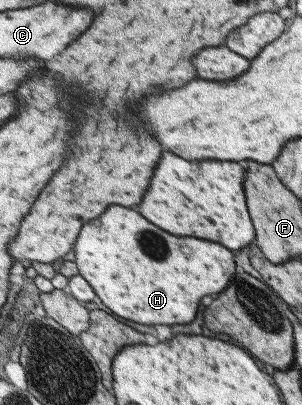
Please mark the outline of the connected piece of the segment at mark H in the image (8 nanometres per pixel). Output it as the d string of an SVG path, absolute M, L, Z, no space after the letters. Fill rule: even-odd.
M112 205L100 219L92 219L84 225L74 253L82 277L92 283L98 297L104 299L116 315L142 325L192 323L198 315L202 299L212 293L222 293L236 273L234 253L228 251L228 247L196 237L174 237L150 223L138 211L120 205Z

